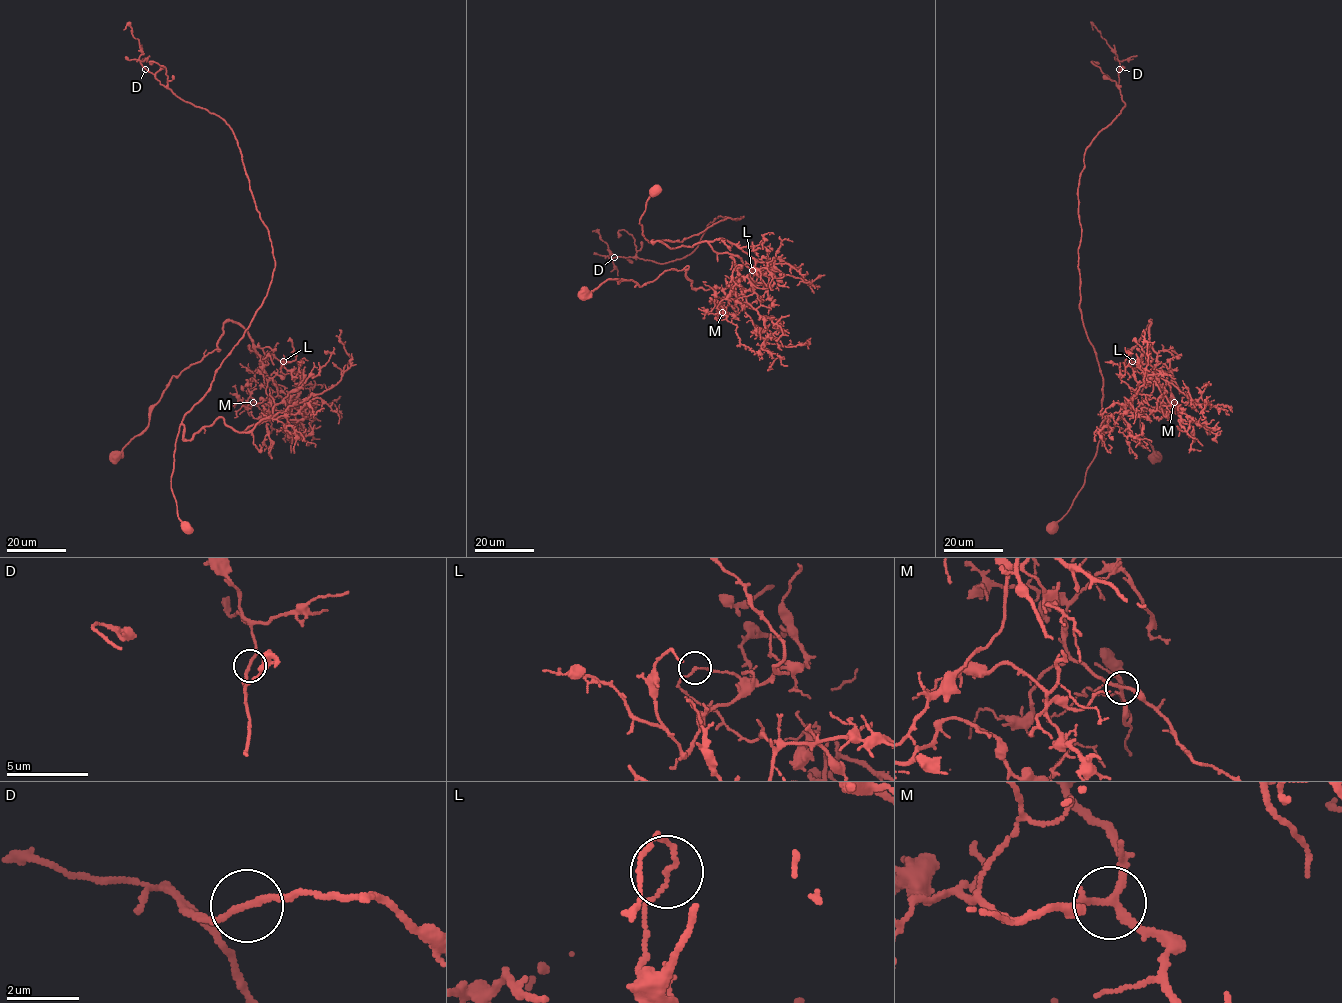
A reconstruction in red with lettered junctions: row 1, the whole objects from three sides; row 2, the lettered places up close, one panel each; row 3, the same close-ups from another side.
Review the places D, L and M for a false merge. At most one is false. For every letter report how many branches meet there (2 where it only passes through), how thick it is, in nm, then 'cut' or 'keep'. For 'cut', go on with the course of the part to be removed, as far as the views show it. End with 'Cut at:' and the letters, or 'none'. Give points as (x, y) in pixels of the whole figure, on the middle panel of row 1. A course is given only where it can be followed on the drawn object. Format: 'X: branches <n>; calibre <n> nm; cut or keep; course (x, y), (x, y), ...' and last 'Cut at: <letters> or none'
D: branches 2; calibre 150 nm; keep
L: branches 2; calibre 100 nm; cut; course (752, 271), (769, 284), (706, 242), (650, 243), (743, 217), (719, 216), (666, 263), (611, 259), (592, 231)
M: branches 3; calibre 190 nm; keep
Cut at: L

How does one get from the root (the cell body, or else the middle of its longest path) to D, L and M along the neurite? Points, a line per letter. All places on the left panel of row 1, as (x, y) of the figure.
D: (113, 456), (230, 320), (260, 356), (272, 410), (183, 439), (275, 259), (230, 128), (145, 69)
L: (113, 456), (146, 427), (152, 408), (172, 377), (216, 350), (226, 322), (238, 322), (256, 347), (284, 361)
M: (113, 456), (146, 427), (172, 377), (216, 350), (230, 320), (247, 333), (261, 361), (247, 387), (253, 402)

